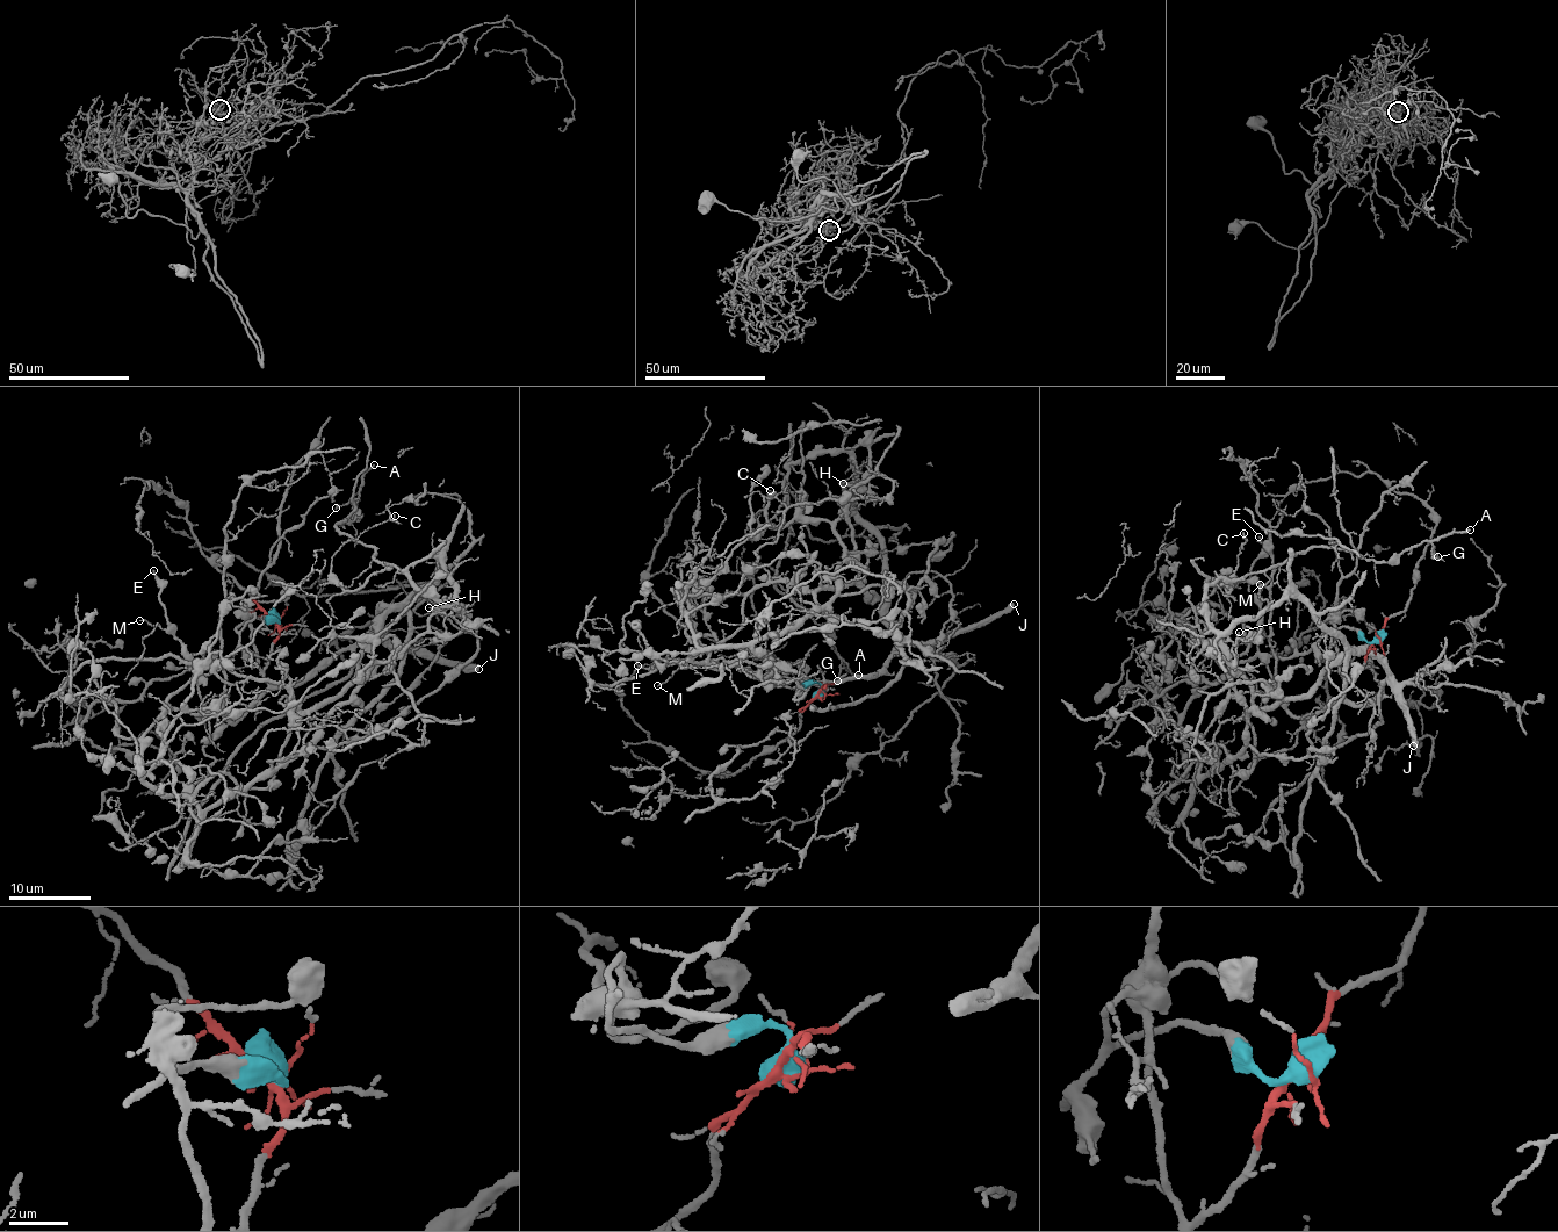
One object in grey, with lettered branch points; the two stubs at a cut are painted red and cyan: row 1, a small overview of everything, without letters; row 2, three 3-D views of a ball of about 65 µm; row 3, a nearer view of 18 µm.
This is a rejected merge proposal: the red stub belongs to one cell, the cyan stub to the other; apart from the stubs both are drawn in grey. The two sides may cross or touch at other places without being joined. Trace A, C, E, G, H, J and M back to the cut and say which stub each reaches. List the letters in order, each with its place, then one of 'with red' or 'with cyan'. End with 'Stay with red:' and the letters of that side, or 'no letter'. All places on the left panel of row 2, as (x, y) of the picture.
A: place (374, 465); with red
C: place (395, 516); with red
E: place (153, 570); with cyan
G: place (336, 508); with red
H: place (428, 607); with red
J: place (478, 669); with red
M: place (139, 620); with cyan
Stay with red: A, C, G, H, J

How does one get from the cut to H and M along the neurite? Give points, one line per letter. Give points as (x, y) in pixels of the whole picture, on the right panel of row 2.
H: (1377, 639), (1346, 685), (1346, 699), (1367, 707), (1385, 674), (1297, 599), (1228, 636), (1239, 633)
M: (1377, 639), (1367, 640), (1350, 627), (1336, 627), (1310, 649), (1288, 658), (1264, 655), (1256, 641), (1261, 584)

